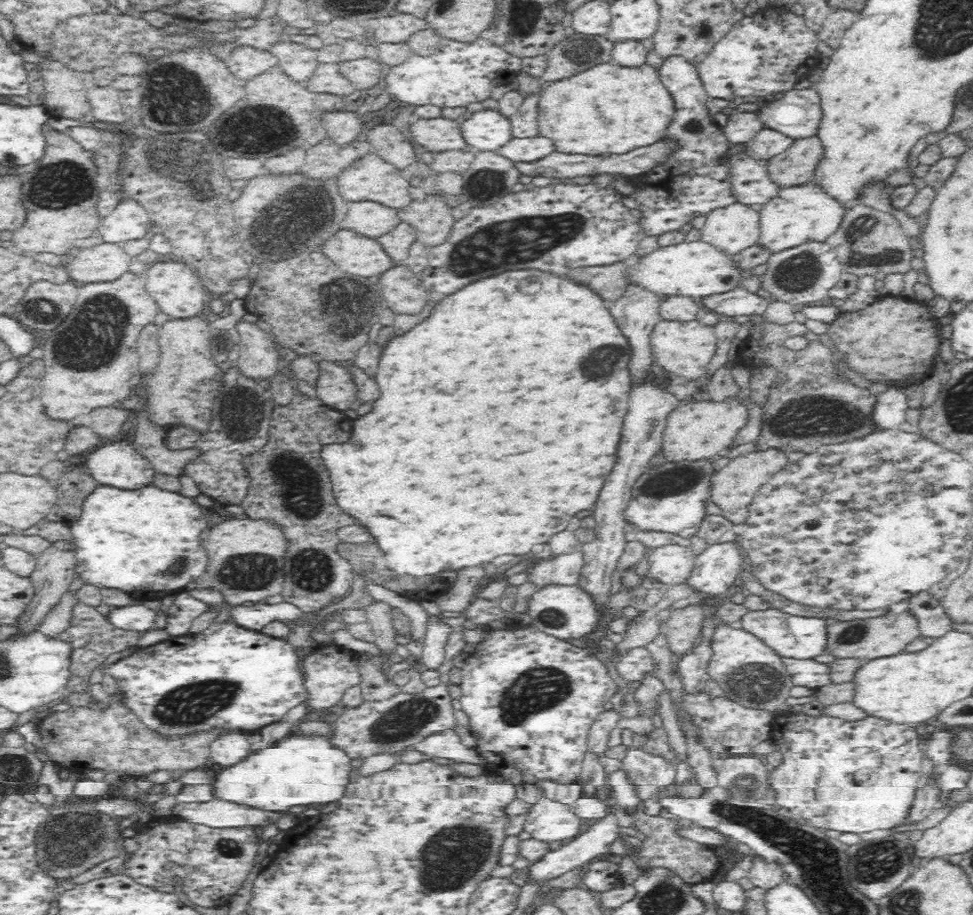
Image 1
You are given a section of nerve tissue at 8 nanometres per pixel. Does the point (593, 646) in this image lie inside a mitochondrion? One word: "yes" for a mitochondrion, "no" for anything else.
no

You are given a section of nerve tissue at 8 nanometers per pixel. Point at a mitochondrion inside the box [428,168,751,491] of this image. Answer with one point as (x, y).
(524, 240)

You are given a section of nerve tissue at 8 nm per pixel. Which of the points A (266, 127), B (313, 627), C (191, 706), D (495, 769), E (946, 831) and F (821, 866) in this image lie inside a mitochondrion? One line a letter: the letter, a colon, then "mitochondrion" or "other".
A: mitochondrion
B: other
C: mitochondrion
D: other
E: other
F: mitochondrion

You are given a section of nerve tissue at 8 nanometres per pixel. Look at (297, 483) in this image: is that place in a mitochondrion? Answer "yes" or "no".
yes

